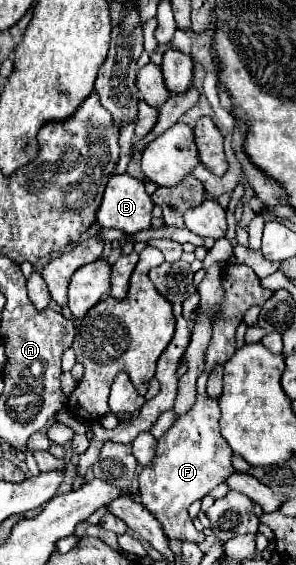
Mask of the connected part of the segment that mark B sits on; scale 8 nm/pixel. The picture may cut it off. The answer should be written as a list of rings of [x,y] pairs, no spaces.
[[[129,173],[111,175],[95,221],[107,229],[119,229],[125,235],[135,235],[151,225],[153,201],[145,191],[143,181]]]

